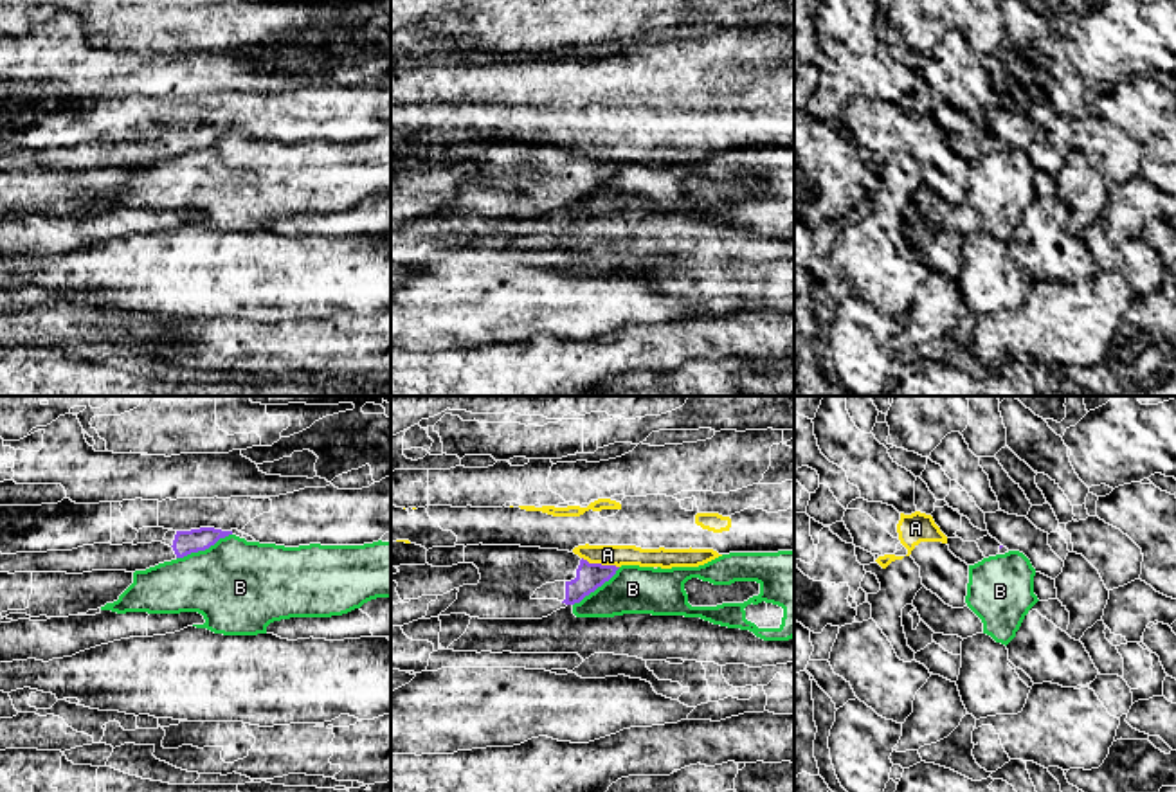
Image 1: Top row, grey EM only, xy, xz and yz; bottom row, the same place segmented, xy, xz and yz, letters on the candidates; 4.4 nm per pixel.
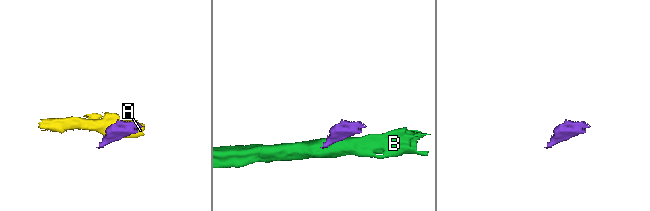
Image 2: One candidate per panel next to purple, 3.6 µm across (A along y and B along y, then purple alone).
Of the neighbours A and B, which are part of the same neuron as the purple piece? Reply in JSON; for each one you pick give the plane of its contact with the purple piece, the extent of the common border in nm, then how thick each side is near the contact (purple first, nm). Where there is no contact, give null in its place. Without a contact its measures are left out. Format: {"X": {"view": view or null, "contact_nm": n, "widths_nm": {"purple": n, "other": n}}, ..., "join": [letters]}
{"join": []}

